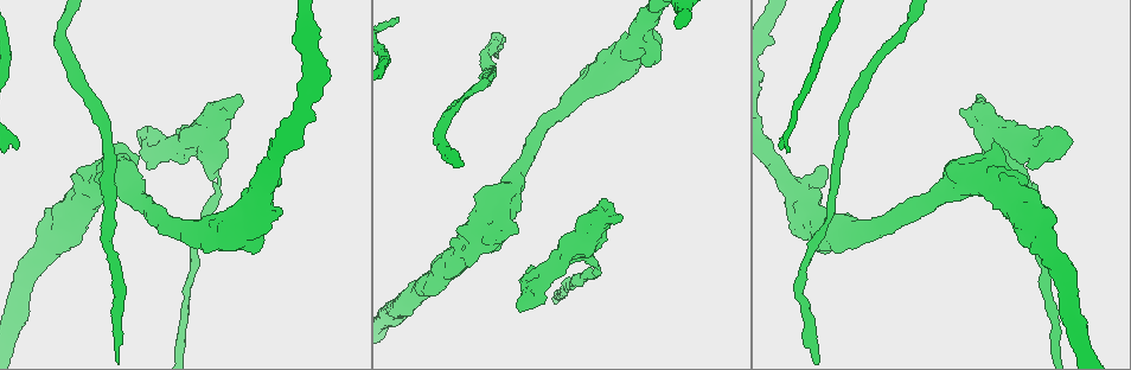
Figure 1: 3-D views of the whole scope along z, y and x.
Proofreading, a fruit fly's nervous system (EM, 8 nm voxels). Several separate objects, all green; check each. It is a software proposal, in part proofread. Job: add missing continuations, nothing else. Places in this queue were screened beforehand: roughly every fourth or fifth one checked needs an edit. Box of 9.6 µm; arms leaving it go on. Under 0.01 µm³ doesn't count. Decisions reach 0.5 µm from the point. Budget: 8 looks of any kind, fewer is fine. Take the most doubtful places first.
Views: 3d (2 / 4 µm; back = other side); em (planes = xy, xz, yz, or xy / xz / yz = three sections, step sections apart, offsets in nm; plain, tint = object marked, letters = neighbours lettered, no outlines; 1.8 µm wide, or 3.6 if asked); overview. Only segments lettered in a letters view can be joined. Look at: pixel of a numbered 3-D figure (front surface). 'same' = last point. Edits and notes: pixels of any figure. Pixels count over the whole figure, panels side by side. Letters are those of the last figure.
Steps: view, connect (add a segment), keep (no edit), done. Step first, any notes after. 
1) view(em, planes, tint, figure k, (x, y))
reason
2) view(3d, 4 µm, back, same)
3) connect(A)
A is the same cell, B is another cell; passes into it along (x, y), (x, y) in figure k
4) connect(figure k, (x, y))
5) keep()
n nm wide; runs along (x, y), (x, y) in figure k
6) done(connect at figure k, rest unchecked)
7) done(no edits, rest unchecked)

view(em, xz, step 8, letters, figure 1, (1029, 181))
calibre changes

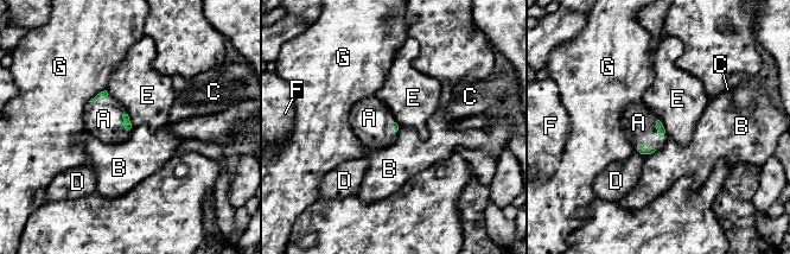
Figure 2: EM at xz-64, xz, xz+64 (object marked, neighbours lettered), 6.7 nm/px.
connect(A)
A touches over 160 nm; A is the same cell, B, C, D, E, F and G are other cells; passes into it along (643, 148), (645, 143), (638, 122) in figure 2; it goes on there

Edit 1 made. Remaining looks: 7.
view(em, xz, step 16, letters, figure 1, (468, 264))
stops while still wide

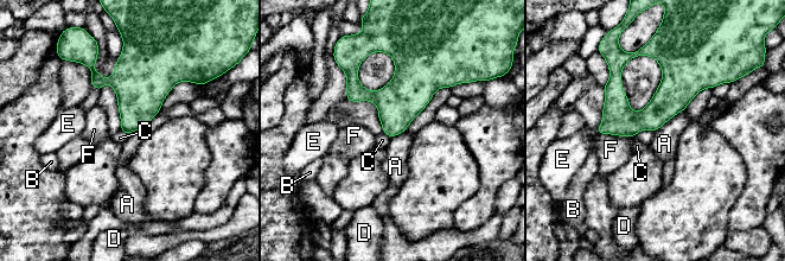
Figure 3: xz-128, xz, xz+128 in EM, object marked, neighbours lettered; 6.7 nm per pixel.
view(em, planes, letters, same)
cut it another way

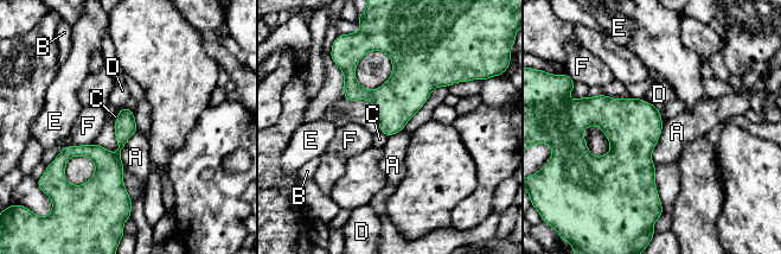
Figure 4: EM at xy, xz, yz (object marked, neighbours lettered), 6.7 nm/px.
keep()
A touches over 300 nm; A, B, C, D, E and F are other cells; runs along (125, 110), (114, 159), (119, 201) in figure 4; no lettered segment goes on from it

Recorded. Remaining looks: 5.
view(em, 3.6 µm, xz, step 4, tint, figure 1, (263, 190))
branch point

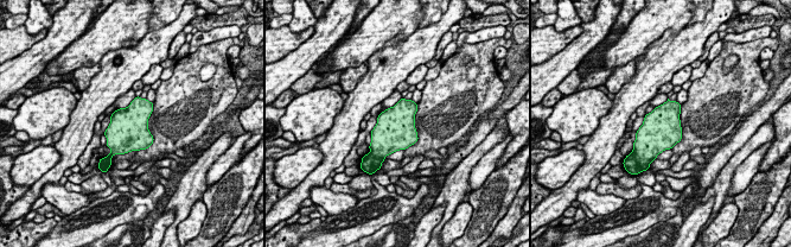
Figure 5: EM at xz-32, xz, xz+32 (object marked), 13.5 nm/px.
view(em, 3.6 µm, xy, step 16, tint, same)

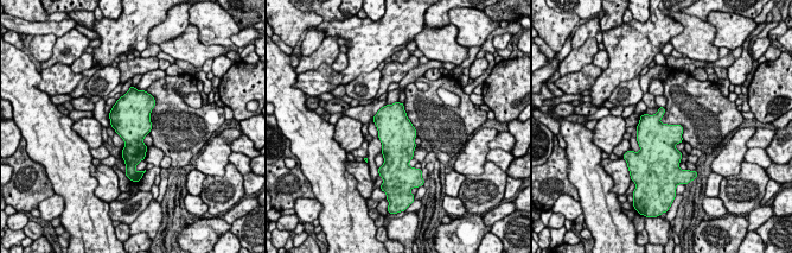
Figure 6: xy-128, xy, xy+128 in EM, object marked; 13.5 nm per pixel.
view(em, 3.6 µm, xy, step 16, letters, same)

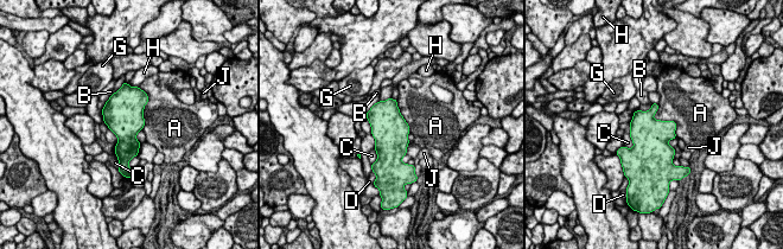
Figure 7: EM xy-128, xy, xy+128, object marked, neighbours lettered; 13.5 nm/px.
keep()
A, B, C, D, G, H and J are other cells; no lettered segment goes on from it

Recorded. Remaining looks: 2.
done(connect at figure 2, rest unchecked)

